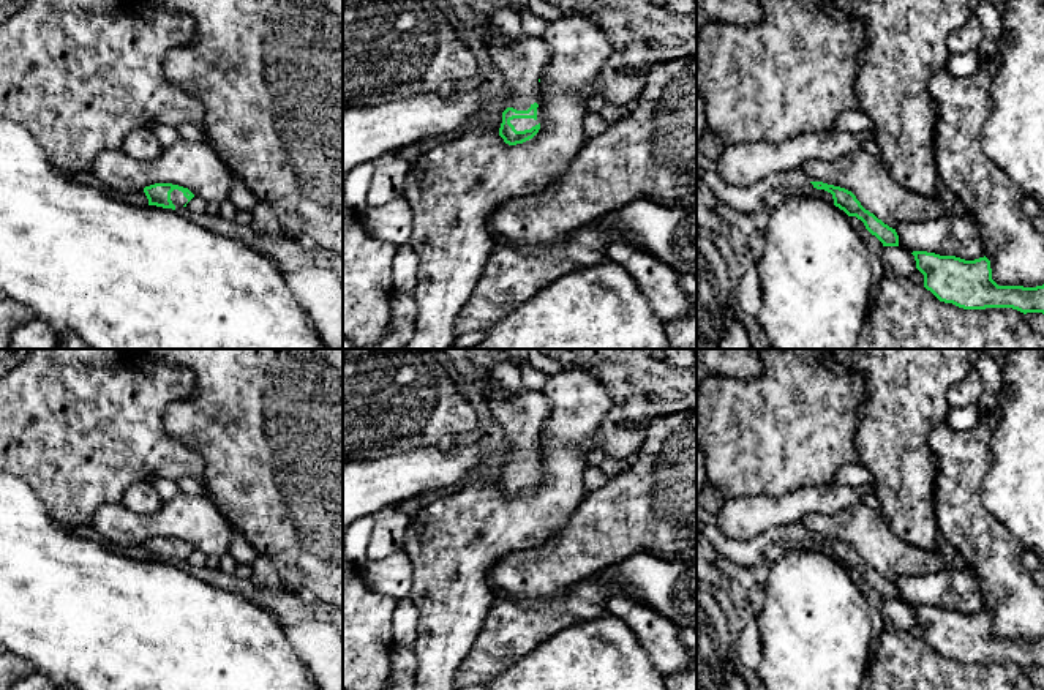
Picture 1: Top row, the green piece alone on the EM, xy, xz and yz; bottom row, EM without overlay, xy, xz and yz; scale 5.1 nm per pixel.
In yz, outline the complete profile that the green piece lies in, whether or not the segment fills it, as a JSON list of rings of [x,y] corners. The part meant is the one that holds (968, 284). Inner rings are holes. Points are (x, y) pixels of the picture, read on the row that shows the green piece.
[[[913,251],[916,268],[924,275],[924,287],[940,302],[963,309],[1012,308],[1023,314],[1044,314],[1044,284],[1036,287],[998,286],[992,279],[990,261],[984,256],[965,261]]]

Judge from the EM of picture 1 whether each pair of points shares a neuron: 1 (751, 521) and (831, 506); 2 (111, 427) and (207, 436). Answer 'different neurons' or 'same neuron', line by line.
1: same neuron
2: different neurons

